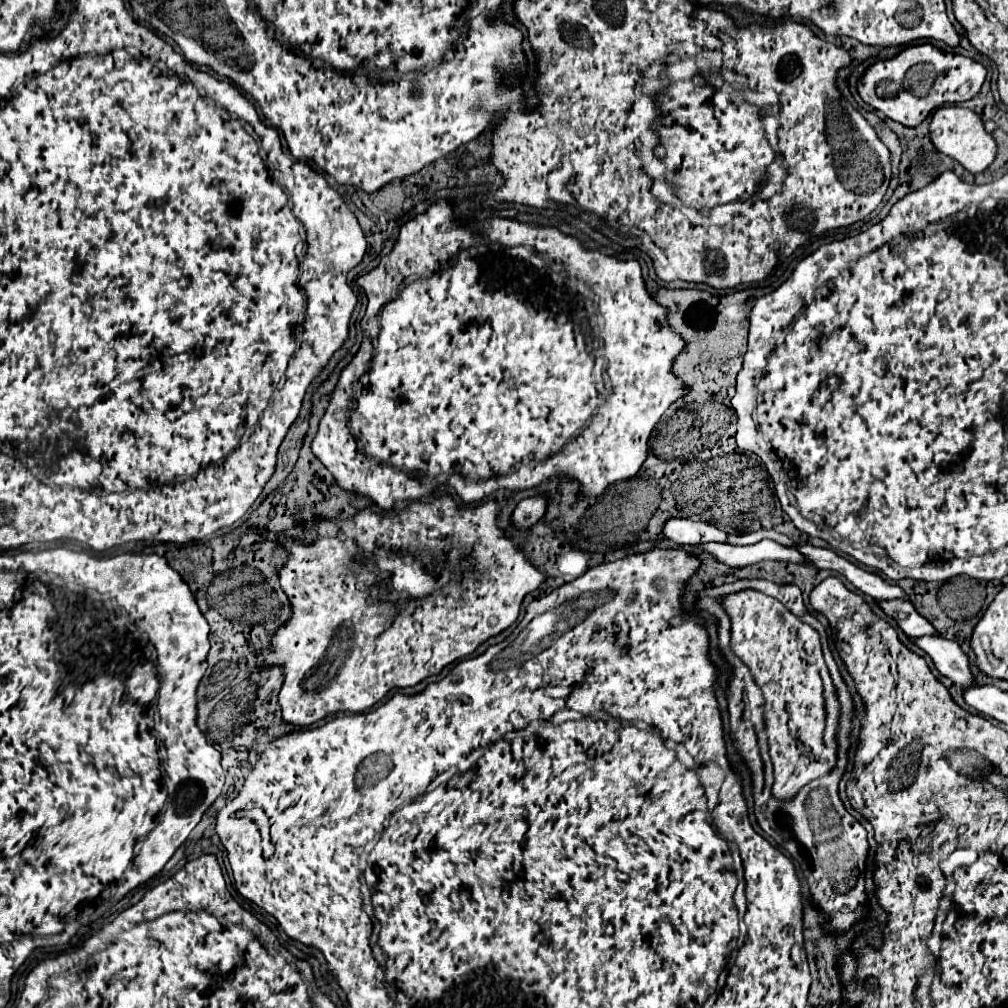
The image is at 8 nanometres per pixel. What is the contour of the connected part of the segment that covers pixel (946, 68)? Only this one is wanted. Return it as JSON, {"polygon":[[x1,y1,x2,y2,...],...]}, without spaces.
{"polygon":[[932,44,910,46,898,56,876,62,860,78,858,92,866,104,902,126,922,124,942,104,960,104,974,98,986,80,986,68,972,58,942,52]]}

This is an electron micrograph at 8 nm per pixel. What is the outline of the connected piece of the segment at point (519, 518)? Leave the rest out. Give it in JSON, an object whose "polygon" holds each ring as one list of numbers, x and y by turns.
{"polygon":[[534,496,534,498,522,500,516,506,514,516,512,516,514,526,518,526,518,528,530,528,532,524,536,524,544,516,546,504,548,504,548,500,544,496]]}

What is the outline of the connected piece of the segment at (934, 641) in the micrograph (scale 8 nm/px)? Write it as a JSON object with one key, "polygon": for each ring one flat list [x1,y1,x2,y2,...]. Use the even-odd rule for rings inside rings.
{"polygon":[[922,636,916,640,912,638,912,642,932,658,936,670,942,676,946,676,954,684,960,684,962,688,968,688,974,684,968,656,962,652,958,642,946,640,942,636]]}

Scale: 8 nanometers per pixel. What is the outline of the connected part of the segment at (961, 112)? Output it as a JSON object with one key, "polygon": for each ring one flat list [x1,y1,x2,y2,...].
{"polygon":[[944,106,936,110,930,122,930,136,932,136,932,144,942,154,956,158,972,174,984,172,994,162,996,152,998,152,996,140,992,138,992,134,986,132,982,118,970,108,962,108,962,106]]}

